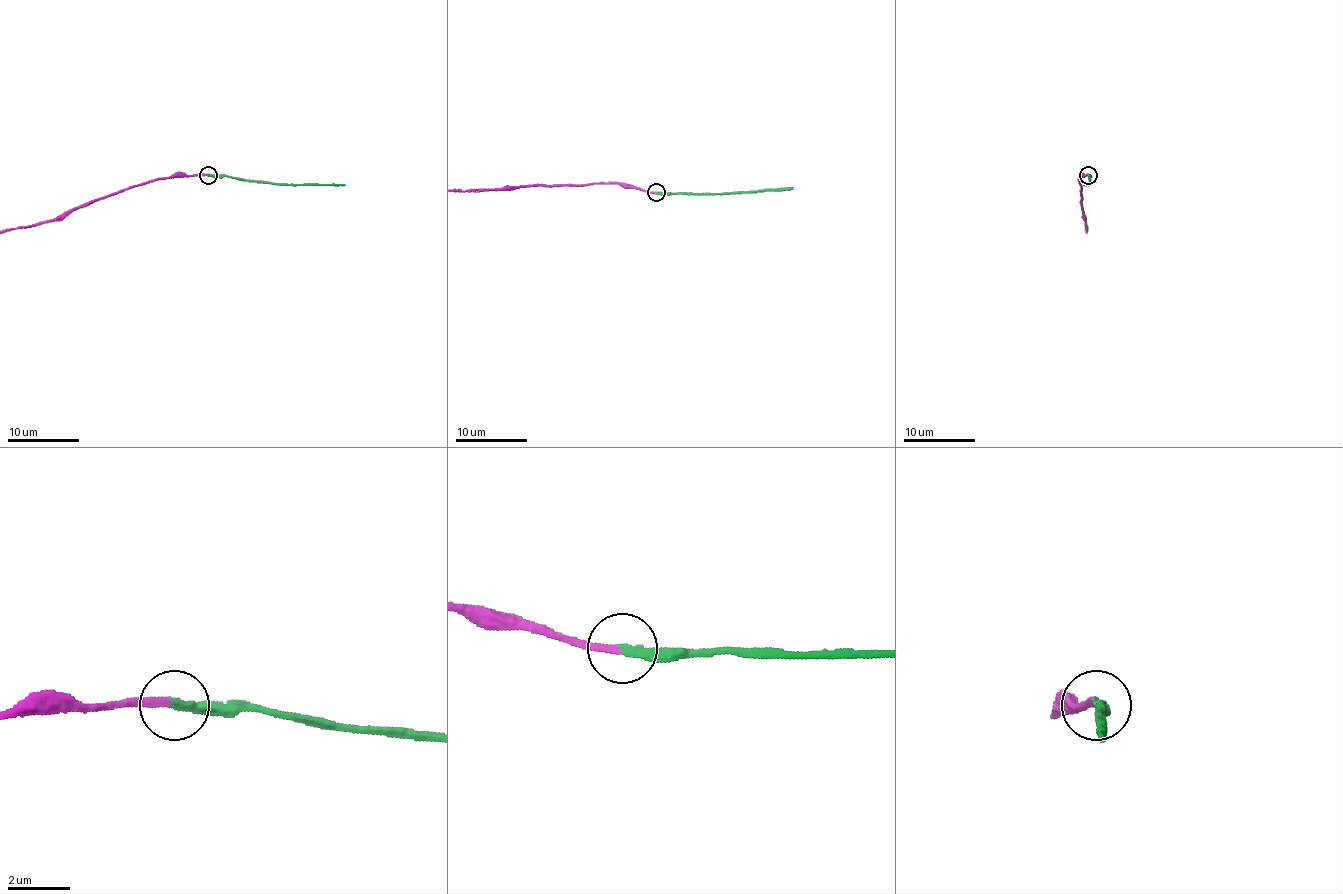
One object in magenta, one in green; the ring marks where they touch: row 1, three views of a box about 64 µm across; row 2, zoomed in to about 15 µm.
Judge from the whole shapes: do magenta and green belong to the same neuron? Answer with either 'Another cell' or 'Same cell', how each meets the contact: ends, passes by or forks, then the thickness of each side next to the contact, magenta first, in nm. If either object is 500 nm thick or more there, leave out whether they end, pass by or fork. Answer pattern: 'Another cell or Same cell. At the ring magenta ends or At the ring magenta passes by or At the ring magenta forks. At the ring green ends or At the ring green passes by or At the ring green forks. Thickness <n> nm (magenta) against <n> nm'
Same cell. At the ring magenta ends. At the ring green ends. Thickness 220 nm (magenta) against 260 nm

